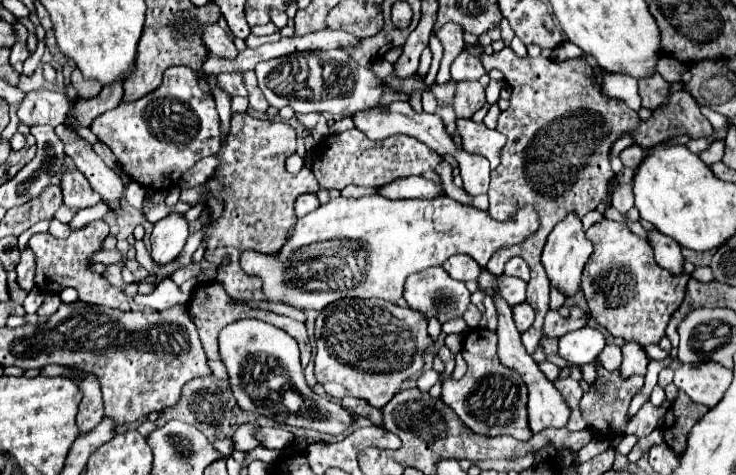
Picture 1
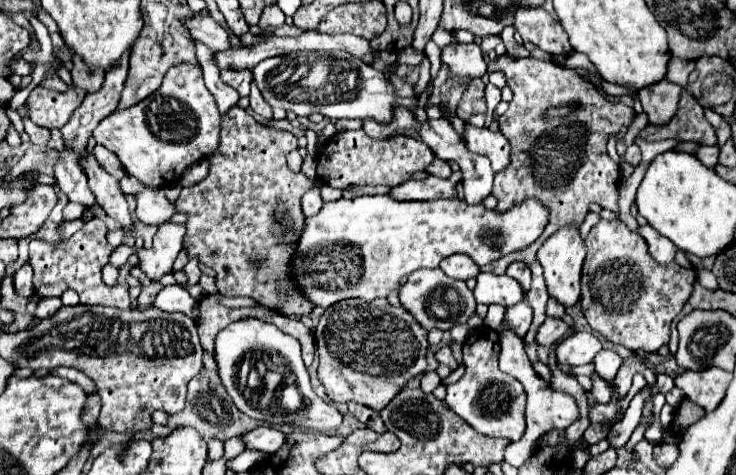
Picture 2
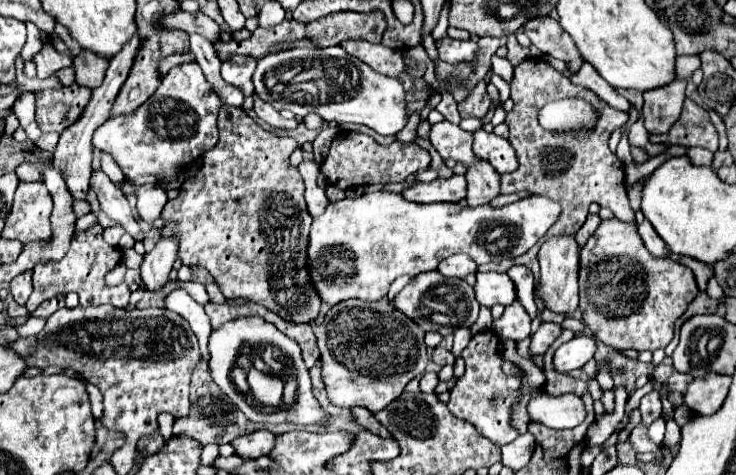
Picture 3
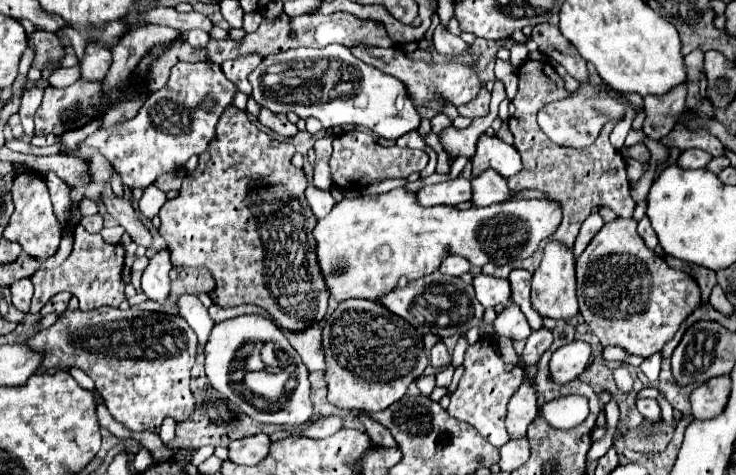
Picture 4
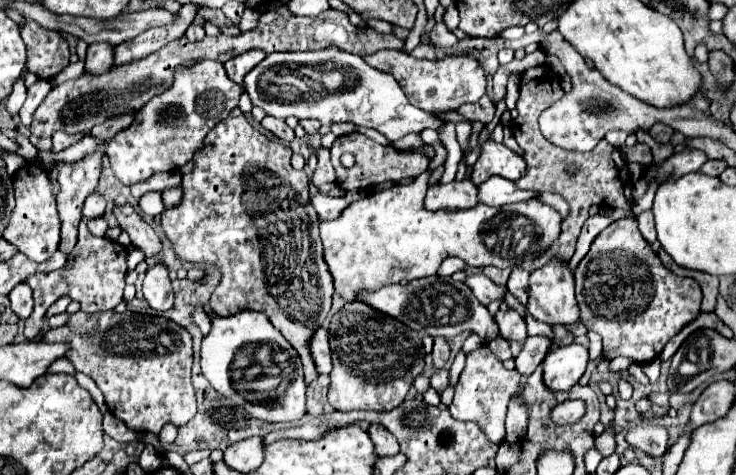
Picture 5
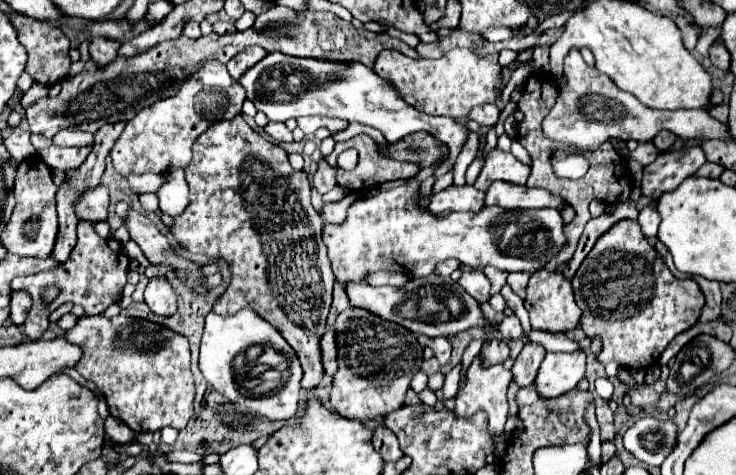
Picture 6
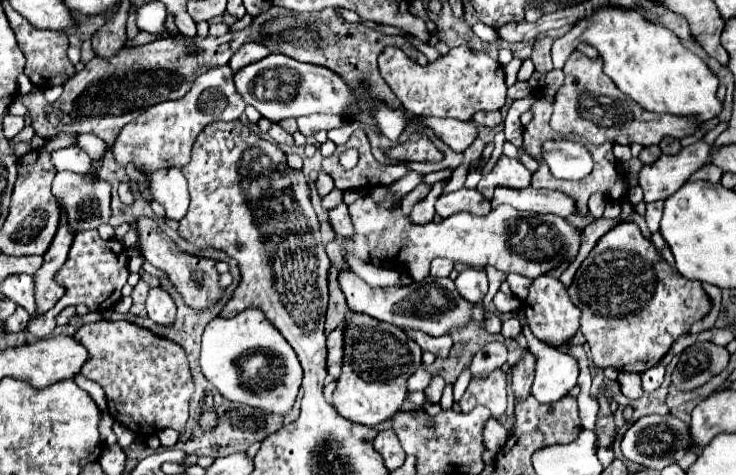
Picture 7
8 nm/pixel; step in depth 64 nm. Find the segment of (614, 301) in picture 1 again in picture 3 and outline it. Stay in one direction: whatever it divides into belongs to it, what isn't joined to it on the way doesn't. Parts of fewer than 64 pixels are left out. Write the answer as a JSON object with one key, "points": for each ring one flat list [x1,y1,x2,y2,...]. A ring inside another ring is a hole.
{"points":[[618,218,604,220,596,232,588,238,580,252,580,310,584,324,592,334,608,346,628,350,658,350,666,348,674,336,674,322,686,312,690,300,698,294,694,274,688,266,670,258,654,258,646,252,642,238,636,232,636,224,622,222]]}

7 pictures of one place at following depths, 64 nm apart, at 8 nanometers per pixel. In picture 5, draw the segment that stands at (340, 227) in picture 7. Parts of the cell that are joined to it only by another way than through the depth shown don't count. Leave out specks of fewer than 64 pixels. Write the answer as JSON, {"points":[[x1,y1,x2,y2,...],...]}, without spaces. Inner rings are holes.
{"points":[[360,190,348,191,342,198,332,198,328,194,322,194,322,192,316,192,312,194,312,206,314,210,318,212,320,220,328,220,328,218,336,218,350,202,358,200,362,197,362,192]]}

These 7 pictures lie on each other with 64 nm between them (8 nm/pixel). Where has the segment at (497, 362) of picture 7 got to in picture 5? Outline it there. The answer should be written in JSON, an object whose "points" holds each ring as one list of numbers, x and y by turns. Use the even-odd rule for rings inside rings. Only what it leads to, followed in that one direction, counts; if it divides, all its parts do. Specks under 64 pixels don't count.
{"points":[[498,336,498,338,494,338,492,342,488,342,488,347,502,362,504,360,508,360,508,358,512,358,512,352,510,352,510,344,508,344,508,340,502,340,502,336]]}

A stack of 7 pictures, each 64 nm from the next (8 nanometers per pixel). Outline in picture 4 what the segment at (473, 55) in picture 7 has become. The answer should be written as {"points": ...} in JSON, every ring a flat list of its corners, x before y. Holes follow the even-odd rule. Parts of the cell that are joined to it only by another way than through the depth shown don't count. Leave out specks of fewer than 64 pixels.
{"points":[[354,46,350,48,354,52,354,56,358,56,362,62,398,78,402,84,406,84,408,92,418,98,418,100,432,100,434,96,440,98,440,100,450,100,454,106,460,106,460,104,466,104,470,102,482,82,478,80,478,74,470,68,470,66,464,66,464,64,458,64,458,62,448,62,448,64,426,64,422,60,410,60,400,48,376,48,376,46]]}

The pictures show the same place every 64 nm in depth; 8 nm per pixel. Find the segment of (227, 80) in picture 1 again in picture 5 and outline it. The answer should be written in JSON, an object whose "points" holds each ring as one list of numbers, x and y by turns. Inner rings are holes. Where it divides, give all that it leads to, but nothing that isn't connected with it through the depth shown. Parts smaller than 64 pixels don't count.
{"points":[[250,50,250,52,244,52,232,60,228,60,224,64,230,80,234,80,236,84,242,84,246,72,250,72,250,68,254,68,254,64,258,64,266,54,260,52,260,50]]}

